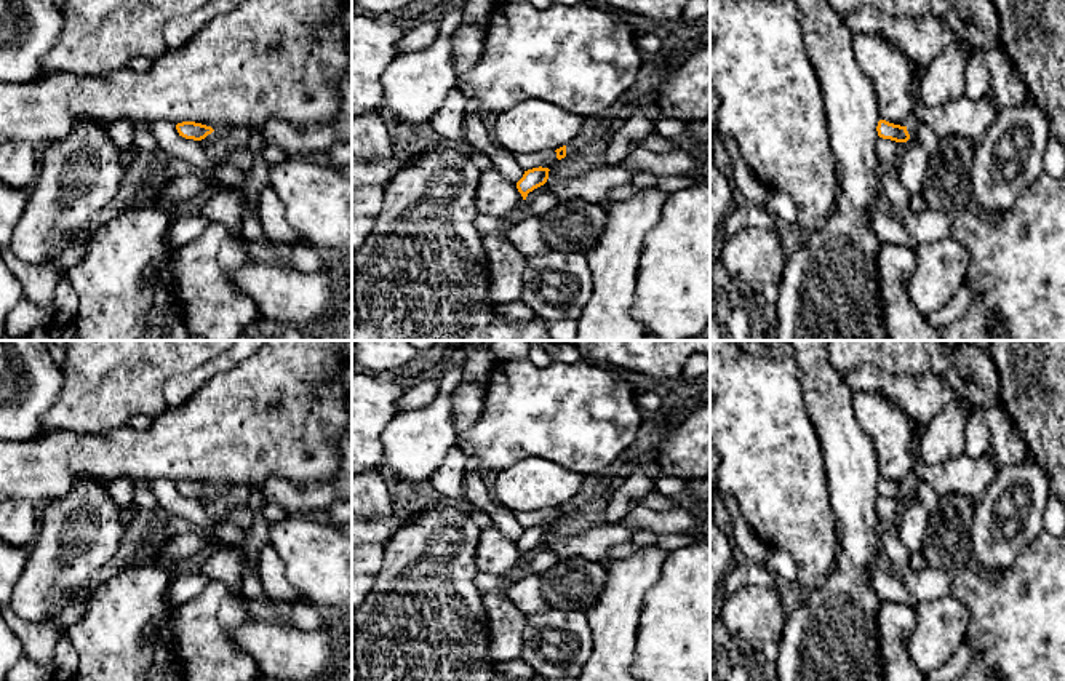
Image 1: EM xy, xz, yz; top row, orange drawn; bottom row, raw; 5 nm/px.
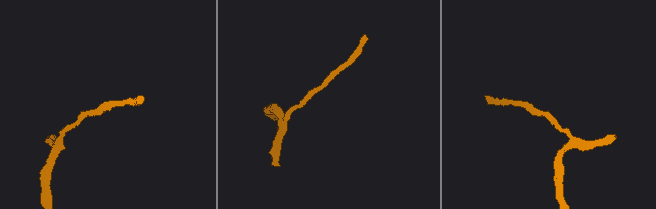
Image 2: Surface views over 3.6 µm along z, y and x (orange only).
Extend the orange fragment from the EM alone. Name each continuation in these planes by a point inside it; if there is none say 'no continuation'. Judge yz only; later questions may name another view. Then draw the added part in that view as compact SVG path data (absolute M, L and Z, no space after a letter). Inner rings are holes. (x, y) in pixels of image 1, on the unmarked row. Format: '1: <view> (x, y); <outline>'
no continuation

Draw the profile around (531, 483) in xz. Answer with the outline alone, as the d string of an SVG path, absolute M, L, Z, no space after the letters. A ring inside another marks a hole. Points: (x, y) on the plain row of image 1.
M529 456L499 472L491 494L510 512L534 512L568 504L574 496L585 494L590 483L582 473Z

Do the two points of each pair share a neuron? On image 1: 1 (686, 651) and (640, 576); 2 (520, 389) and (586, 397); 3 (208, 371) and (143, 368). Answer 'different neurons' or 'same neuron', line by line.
1: different neurons
2: same neuron
3: different neurons

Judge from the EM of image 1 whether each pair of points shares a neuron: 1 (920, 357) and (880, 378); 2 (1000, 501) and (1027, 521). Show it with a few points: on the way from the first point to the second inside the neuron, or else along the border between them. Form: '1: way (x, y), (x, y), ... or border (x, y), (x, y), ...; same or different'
1: border (854, 368), (873, 363), (886, 371), (929, 371); different
2: way (1006, 507), (1021, 520); same

